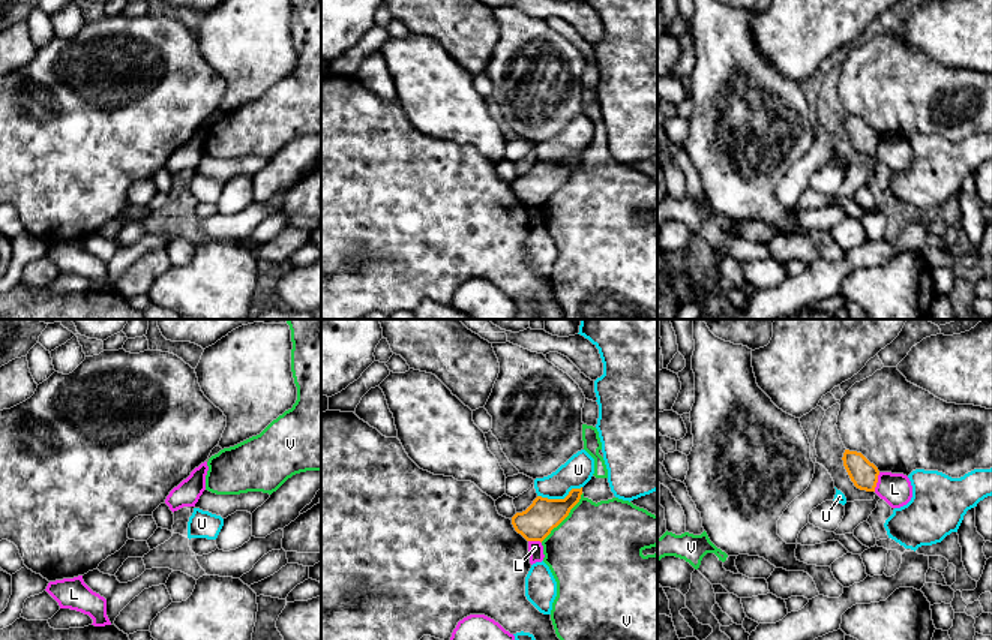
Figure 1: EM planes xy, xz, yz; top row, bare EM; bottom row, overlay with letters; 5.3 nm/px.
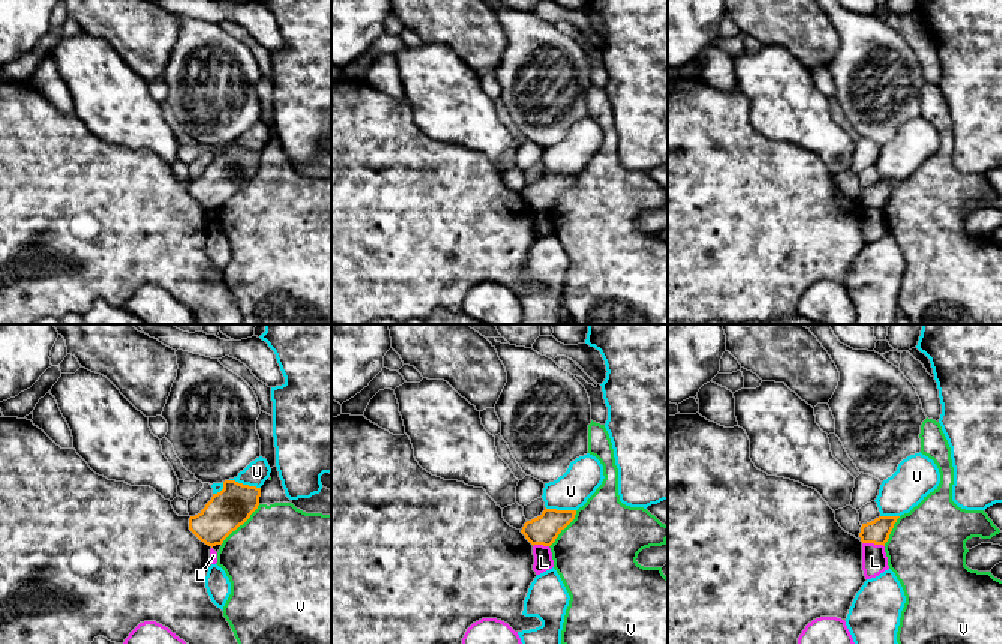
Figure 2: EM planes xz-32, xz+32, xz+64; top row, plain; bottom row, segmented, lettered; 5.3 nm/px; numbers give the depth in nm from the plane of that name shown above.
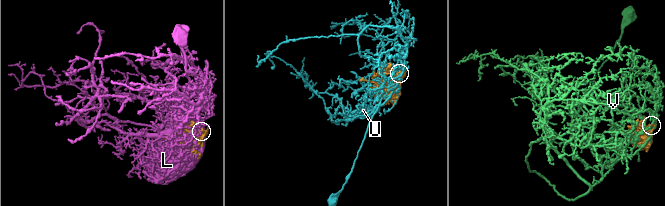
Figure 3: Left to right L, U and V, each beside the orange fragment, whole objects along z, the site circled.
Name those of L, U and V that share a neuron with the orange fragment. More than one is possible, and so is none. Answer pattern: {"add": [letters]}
{"add": []}

